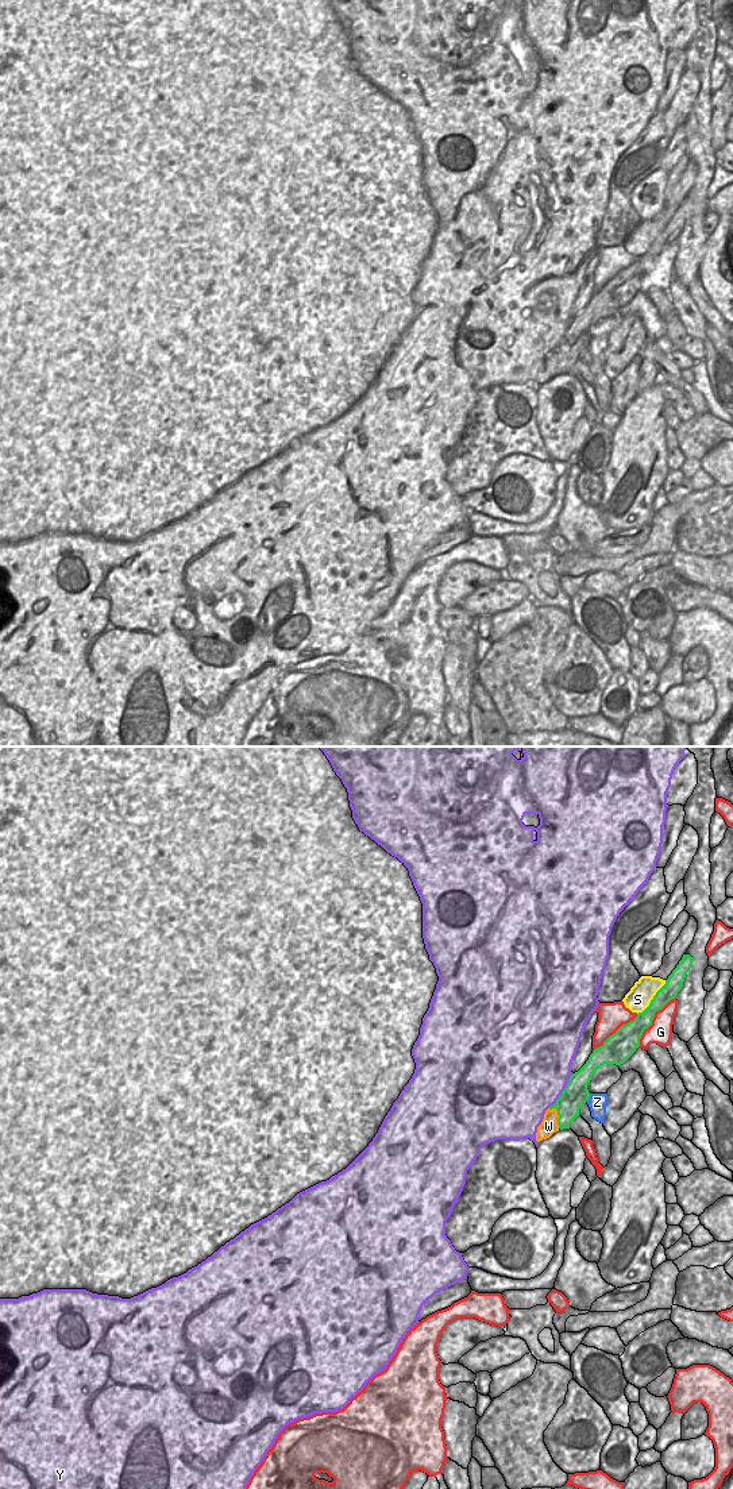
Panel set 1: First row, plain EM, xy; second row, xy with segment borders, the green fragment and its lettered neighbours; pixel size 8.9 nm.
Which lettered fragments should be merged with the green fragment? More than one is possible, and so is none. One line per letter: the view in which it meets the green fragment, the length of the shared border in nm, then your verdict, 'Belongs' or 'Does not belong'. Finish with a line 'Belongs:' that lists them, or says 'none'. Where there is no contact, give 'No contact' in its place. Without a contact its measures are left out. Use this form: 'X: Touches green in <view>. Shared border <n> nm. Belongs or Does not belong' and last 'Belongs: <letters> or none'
G: Touches green in xy. Shared border 550 nm. Does not belong
S: Touches green in xy. Shared border 400 nm. Does not belong
W: Touches green in xy. Shared border 200 nm. Does not belong
Y: Touches green in xy. Shared border 380 nm. Does not belong
Z: Touches green in xy. Shared border 80 nm. Does not belong
Belongs: none

